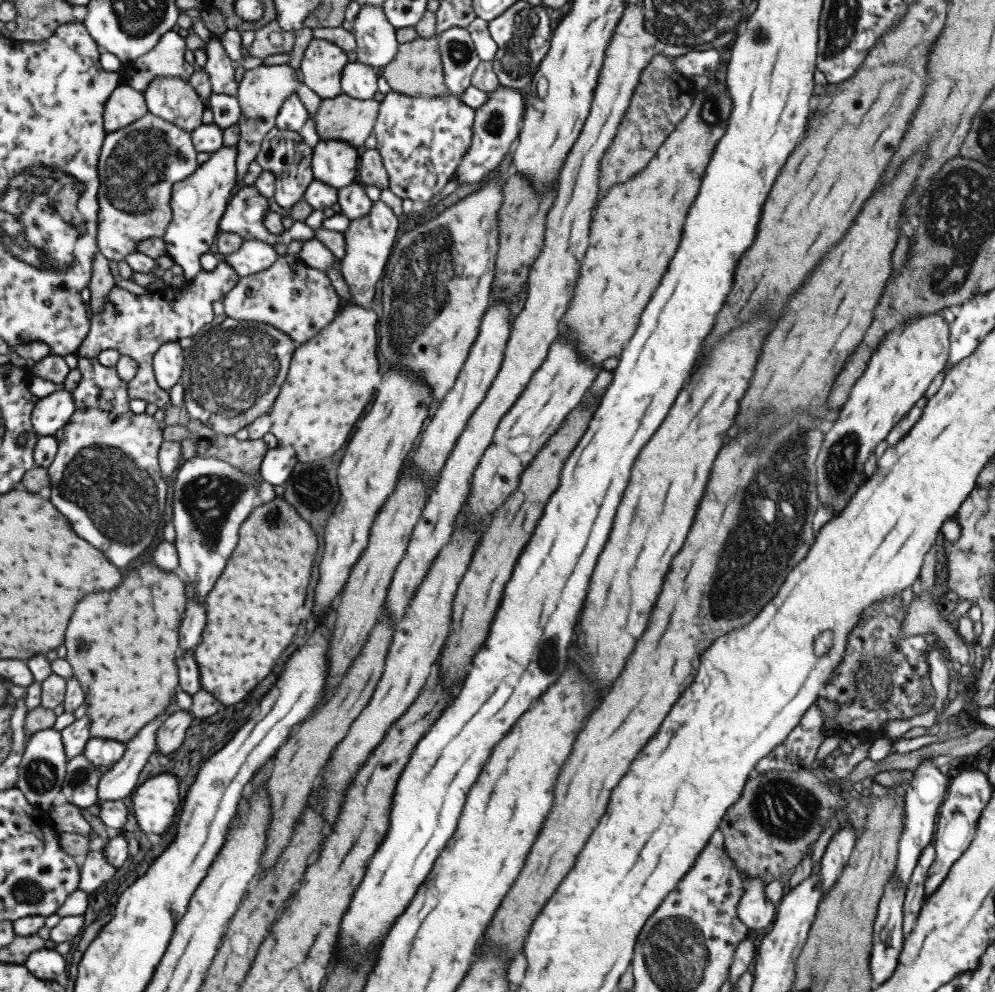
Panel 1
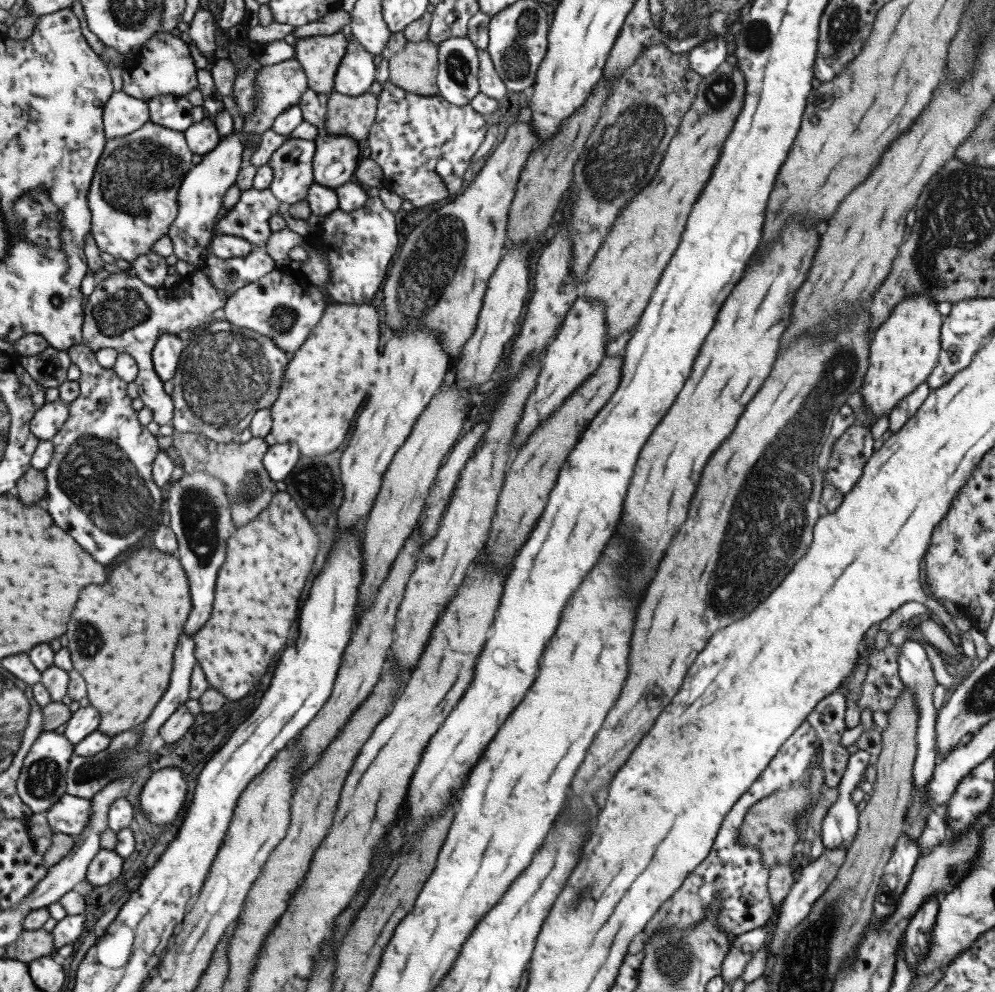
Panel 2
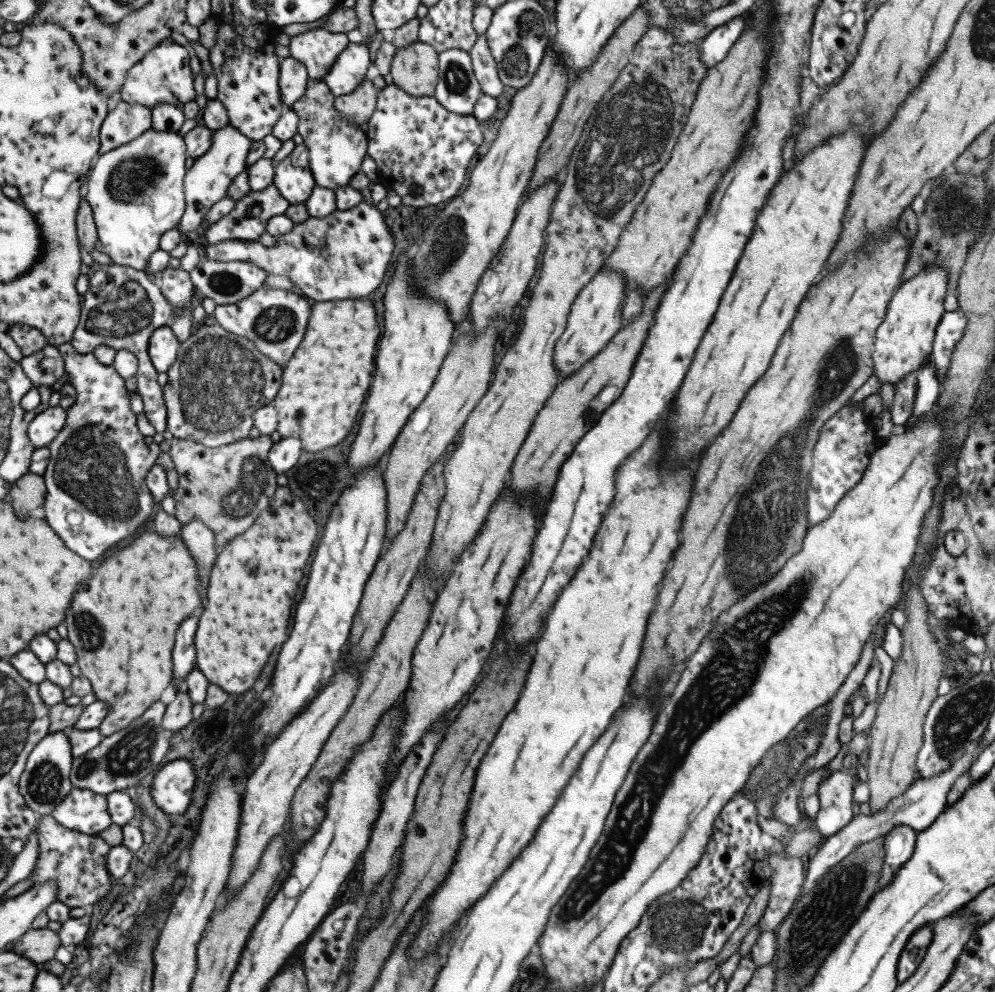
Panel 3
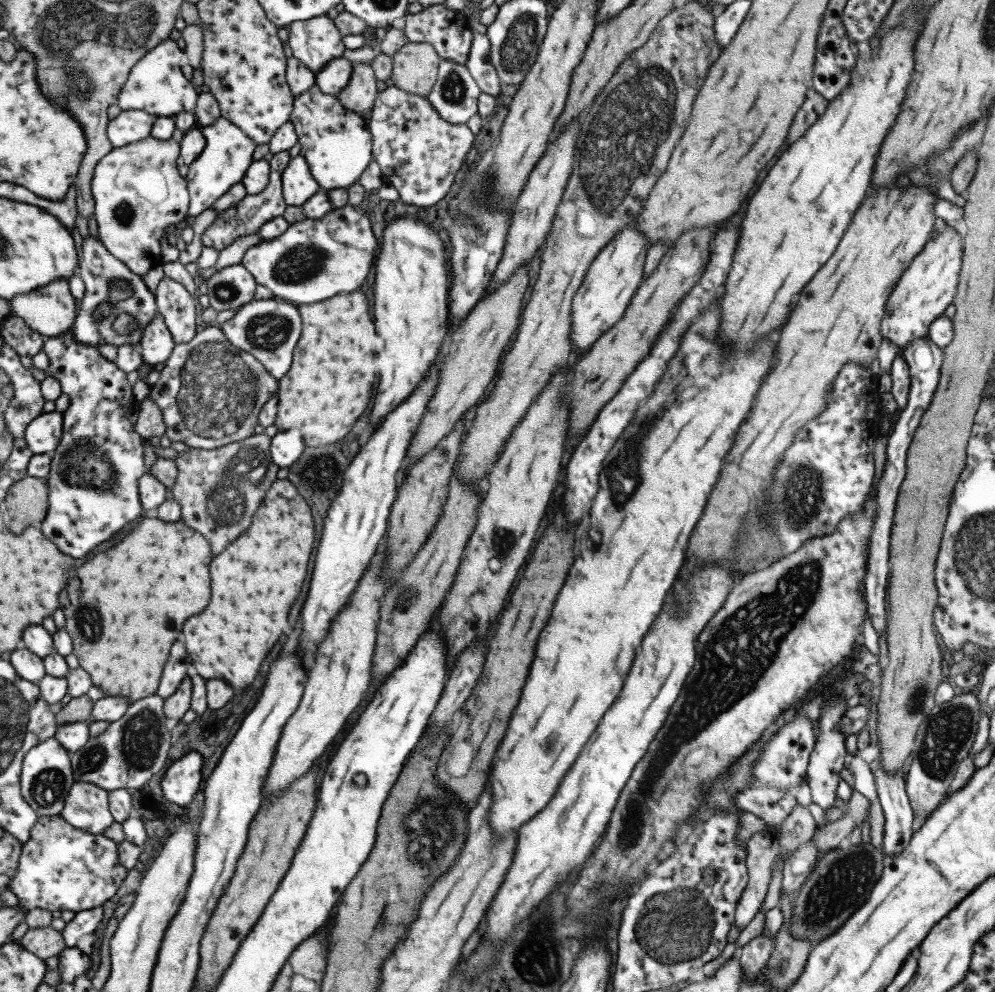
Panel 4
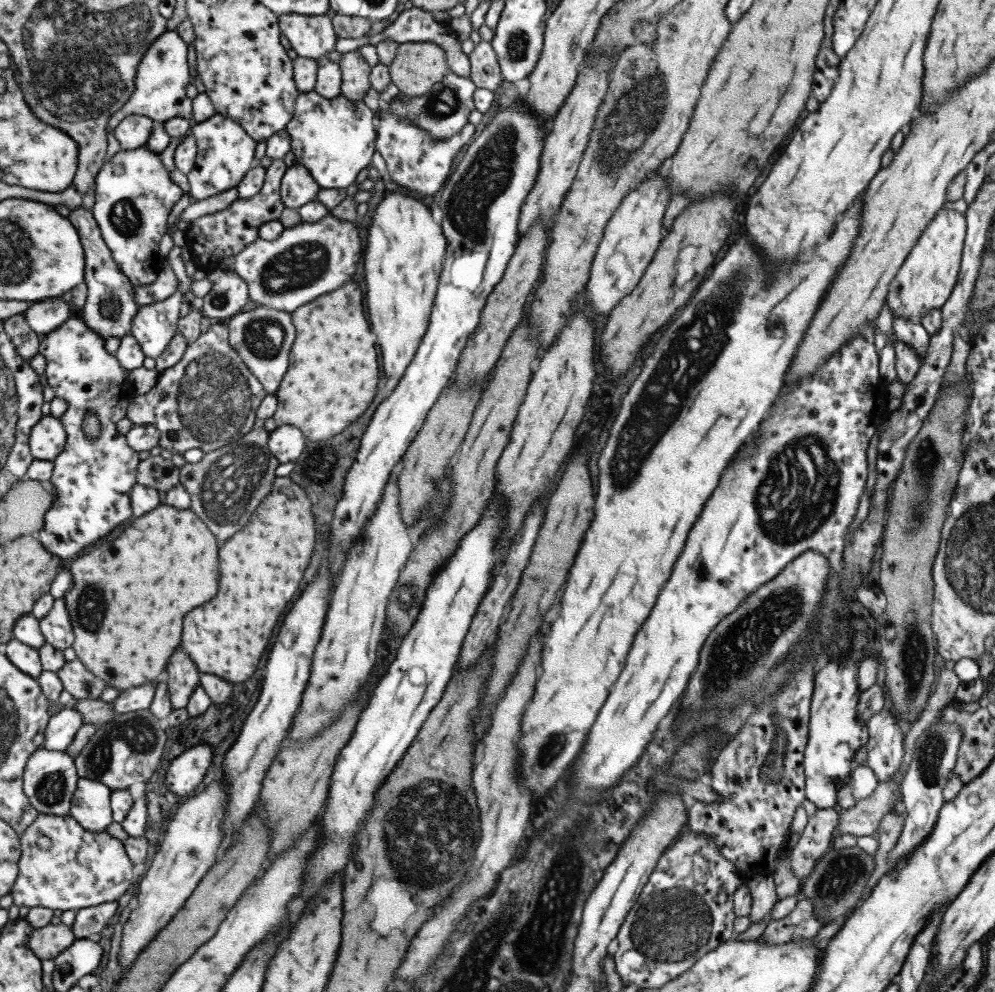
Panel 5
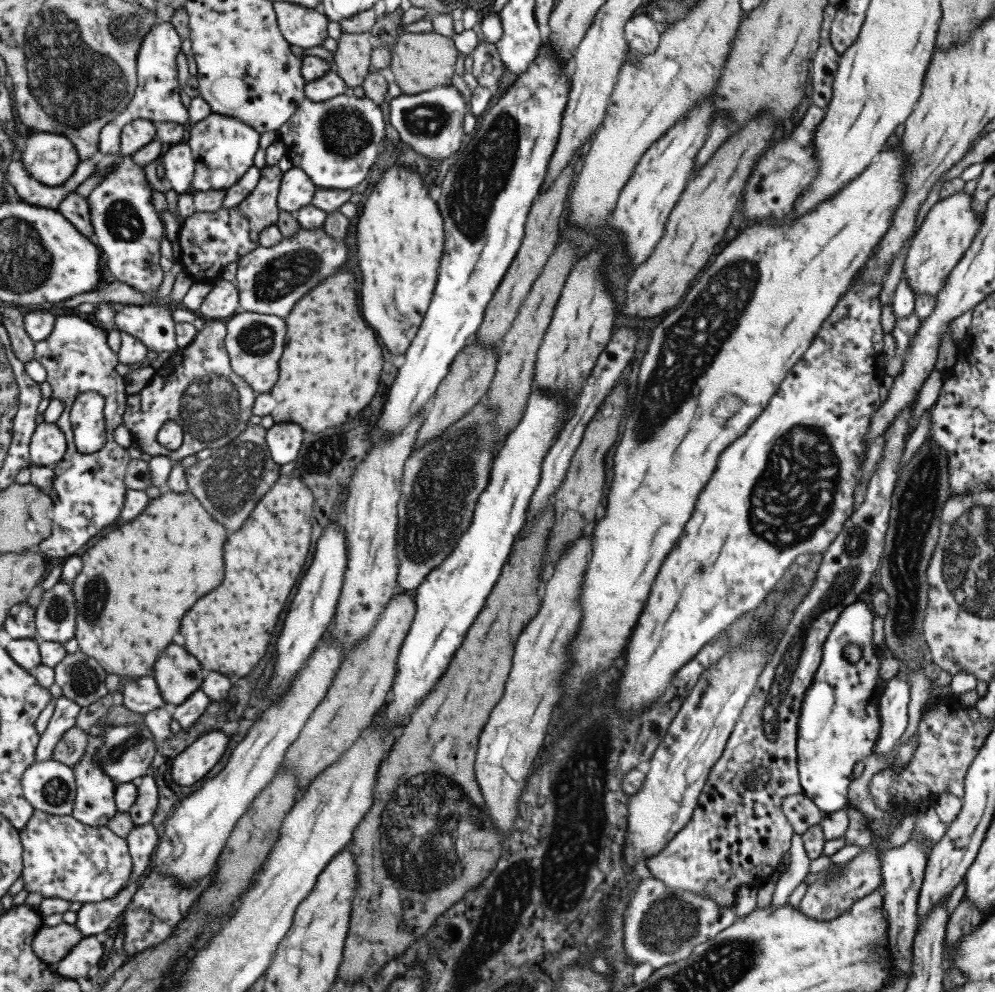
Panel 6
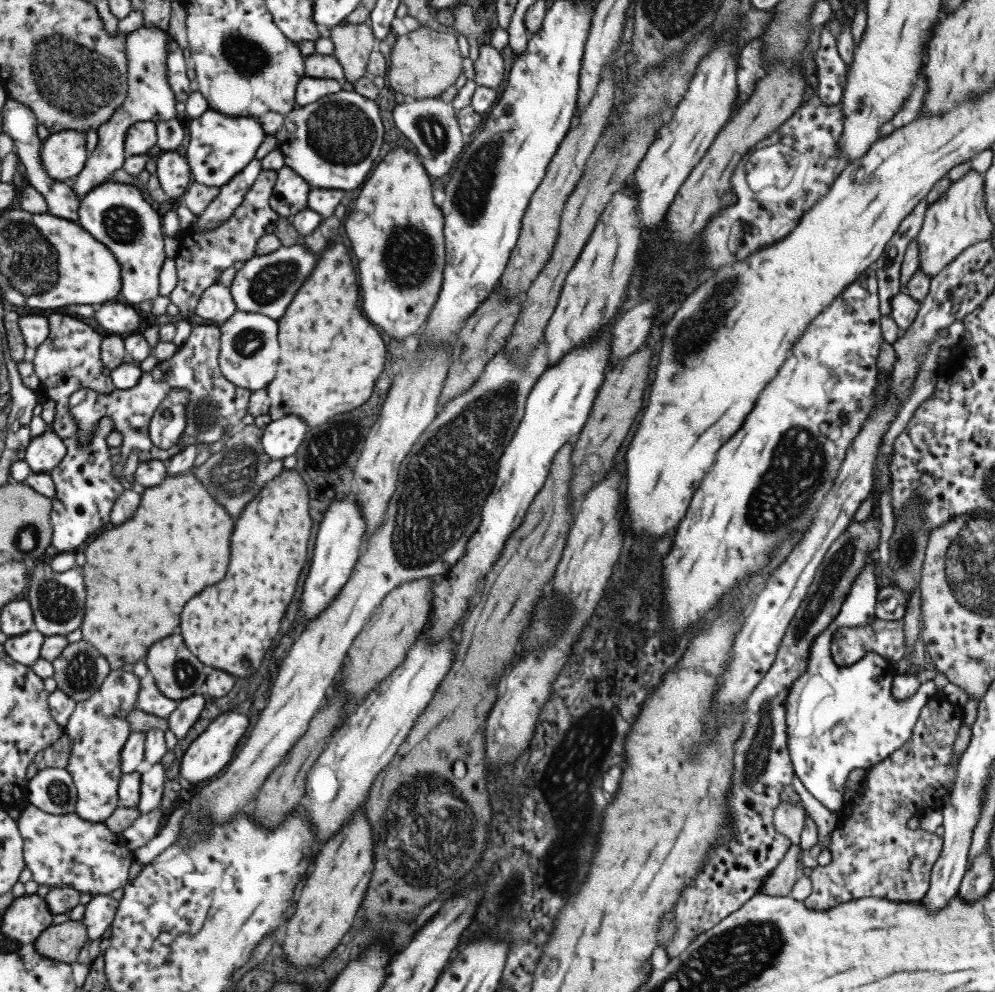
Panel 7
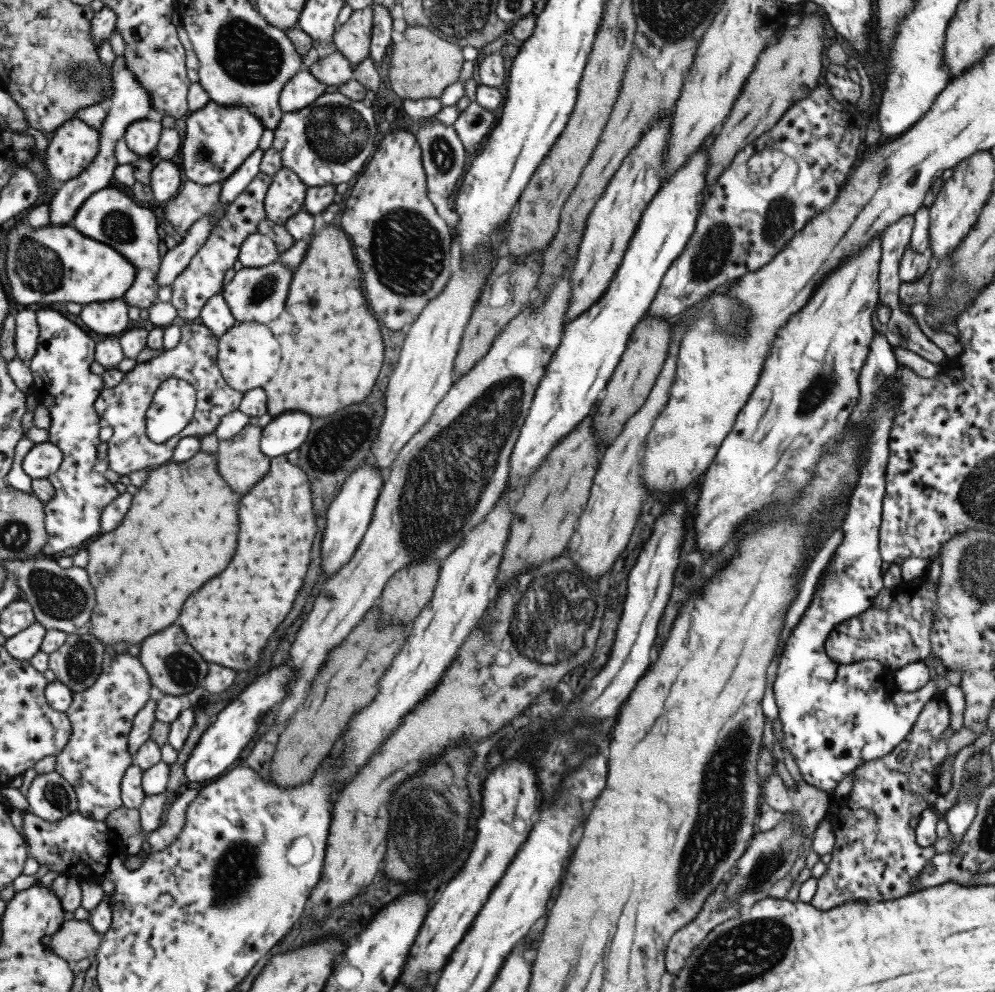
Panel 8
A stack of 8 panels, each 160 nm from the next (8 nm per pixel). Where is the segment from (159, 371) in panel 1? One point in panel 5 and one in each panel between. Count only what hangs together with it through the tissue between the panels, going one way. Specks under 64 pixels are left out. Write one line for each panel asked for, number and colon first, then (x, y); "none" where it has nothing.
2: (167, 352)
3: (164, 345)
4: (157, 344)
5: (155, 326)

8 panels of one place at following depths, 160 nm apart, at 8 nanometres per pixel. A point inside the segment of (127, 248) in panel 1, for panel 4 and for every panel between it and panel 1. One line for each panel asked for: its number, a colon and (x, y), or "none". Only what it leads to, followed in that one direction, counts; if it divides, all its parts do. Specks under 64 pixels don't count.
2: (134, 199)
3: (137, 191)
4: (139, 193)

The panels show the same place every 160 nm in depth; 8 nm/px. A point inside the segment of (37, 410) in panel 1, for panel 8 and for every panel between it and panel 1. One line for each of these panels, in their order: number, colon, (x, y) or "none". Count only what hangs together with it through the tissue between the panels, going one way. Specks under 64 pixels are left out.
2: (48, 421)
3: (44, 429)
4: (44, 435)
5: (48, 440)
6: (49, 445)
7: (46, 451)
8: (44, 459)

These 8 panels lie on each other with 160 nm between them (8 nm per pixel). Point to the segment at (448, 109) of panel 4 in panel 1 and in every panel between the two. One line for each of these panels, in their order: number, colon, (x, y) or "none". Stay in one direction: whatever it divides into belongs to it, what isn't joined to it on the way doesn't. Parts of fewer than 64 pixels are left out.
1: (458, 60)
2: (456, 80)
3: (457, 90)

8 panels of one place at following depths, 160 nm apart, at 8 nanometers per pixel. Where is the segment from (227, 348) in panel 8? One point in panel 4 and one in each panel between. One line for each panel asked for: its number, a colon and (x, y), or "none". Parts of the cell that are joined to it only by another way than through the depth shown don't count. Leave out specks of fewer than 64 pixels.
4: (269, 329)
5: (263, 336)
6: (256, 342)
7: (249, 357)

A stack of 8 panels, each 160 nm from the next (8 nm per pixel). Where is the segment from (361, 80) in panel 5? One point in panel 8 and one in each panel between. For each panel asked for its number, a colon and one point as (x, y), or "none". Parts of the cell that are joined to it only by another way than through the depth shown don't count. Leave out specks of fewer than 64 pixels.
6: (350, 60)
7: (352, 43)
8: (350, 36)

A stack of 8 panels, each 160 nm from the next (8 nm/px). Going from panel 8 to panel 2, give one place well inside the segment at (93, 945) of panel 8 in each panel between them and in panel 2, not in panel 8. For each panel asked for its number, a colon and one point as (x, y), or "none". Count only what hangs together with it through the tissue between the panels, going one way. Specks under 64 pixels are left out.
2: (32, 944)
3: (41, 945)
4: (45, 942)
5: (49, 942)
6: (53, 944)
7: (64, 942)

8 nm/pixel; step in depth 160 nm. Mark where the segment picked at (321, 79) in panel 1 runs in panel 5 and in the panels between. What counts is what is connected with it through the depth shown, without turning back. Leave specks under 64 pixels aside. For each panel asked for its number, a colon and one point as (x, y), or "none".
2: (320, 55)
3: (318, 49)
4: (315, 42)
5: (313, 37)

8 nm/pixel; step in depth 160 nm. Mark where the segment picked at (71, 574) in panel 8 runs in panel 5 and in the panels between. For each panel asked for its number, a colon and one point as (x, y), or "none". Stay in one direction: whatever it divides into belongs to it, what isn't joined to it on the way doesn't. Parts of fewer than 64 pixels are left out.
5: (56, 627)
6: (56, 621)
7: (58, 599)

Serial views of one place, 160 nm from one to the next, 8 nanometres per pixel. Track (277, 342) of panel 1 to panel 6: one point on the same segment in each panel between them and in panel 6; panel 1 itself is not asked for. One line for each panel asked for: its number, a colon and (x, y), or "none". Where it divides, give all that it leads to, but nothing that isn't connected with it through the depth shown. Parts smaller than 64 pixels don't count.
2: (227, 373)
3: (213, 389)
4: (220, 390)
5: (217, 400)
6: (197, 387)

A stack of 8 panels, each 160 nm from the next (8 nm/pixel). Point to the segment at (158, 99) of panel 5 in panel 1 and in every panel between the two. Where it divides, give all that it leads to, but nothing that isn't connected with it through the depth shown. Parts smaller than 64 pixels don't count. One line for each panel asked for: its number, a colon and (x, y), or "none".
1: (167, 60)
2: (164, 66)
3: (164, 76)
4: (157, 85)

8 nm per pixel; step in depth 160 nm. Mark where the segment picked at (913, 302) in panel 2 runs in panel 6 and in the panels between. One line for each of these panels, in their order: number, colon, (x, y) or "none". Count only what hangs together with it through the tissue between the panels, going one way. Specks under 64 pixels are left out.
3: (903, 340)
4: (926, 287)
5: (923, 282)
6: (949, 226)

